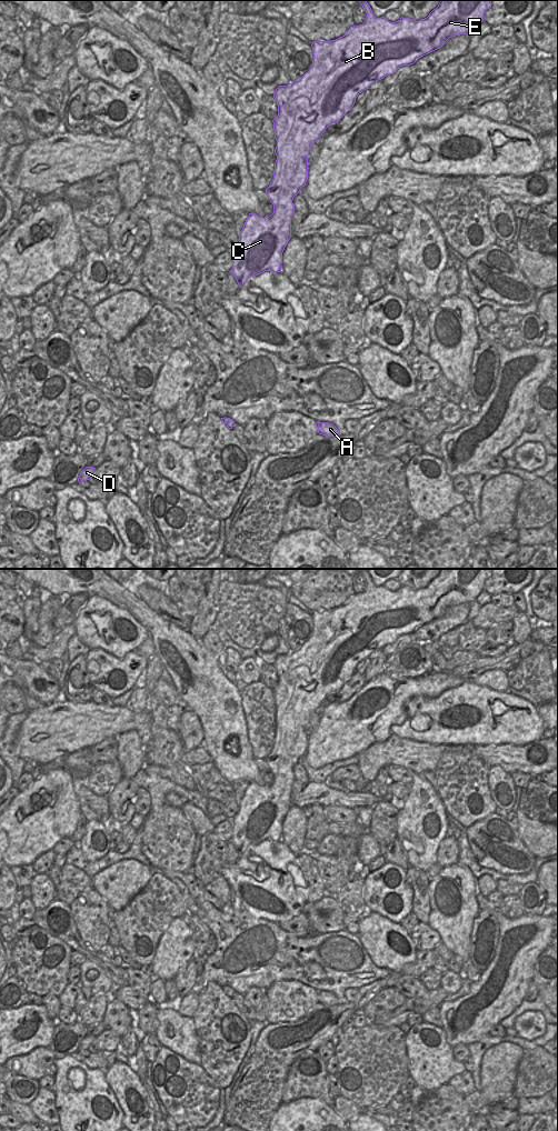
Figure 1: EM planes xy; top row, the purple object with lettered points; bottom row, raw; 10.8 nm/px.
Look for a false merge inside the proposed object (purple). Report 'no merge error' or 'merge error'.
no merge error

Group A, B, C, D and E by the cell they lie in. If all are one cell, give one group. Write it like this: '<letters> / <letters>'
A B C D E

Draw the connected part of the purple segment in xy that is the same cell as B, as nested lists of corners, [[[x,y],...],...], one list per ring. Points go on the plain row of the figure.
[[[359,569],[359,572],[366,579],[366,590],[355,593],[336,609],[312,611],[313,629],[309,640],[296,652],[279,654],[273,662],[278,674],[278,684],[272,689],[277,729],[273,748],[266,758],[273,782],[265,787],[249,782],[238,813],[230,820],[230,842],[239,855],[265,840],[282,841],[282,821],[291,807],[292,769],[308,749],[310,715],[326,698],[338,691],[353,675],[358,663],[373,651],[440,618],[451,605],[476,601],[491,569],[440,569],[427,587],[413,590],[401,585],[396,591],[389,591],[385,585],[376,587],[367,569]]]

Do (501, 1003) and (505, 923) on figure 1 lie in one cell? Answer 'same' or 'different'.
same

